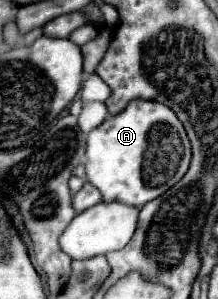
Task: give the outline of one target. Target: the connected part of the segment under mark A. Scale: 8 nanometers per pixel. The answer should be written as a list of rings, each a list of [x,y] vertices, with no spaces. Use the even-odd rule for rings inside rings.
[[[130,101],[130,105],[122,113],[108,117],[100,127],[96,127],[88,135],[86,179],[102,193],[104,203],[120,201],[124,205],[142,207],[148,201],[166,193],[172,185],[176,185],[186,175],[190,161],[192,161],[190,141],[174,111],[156,101]]]

